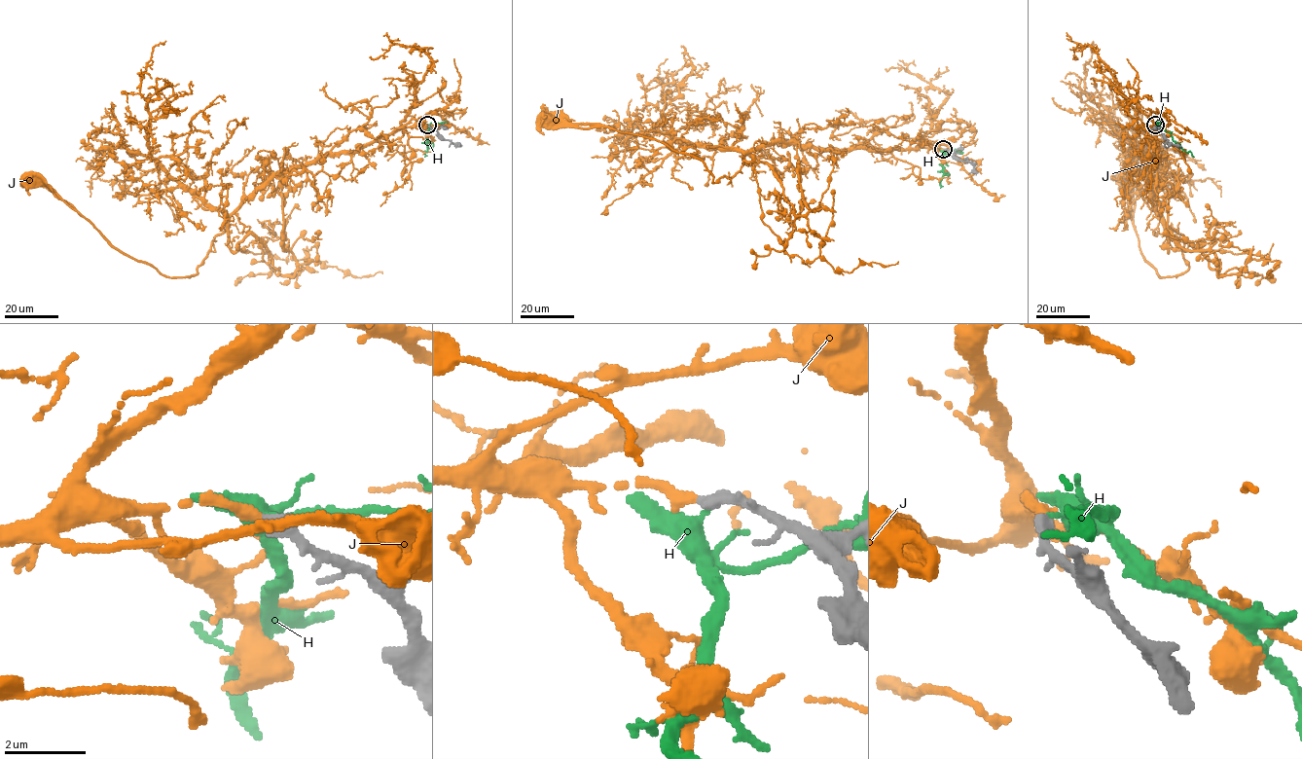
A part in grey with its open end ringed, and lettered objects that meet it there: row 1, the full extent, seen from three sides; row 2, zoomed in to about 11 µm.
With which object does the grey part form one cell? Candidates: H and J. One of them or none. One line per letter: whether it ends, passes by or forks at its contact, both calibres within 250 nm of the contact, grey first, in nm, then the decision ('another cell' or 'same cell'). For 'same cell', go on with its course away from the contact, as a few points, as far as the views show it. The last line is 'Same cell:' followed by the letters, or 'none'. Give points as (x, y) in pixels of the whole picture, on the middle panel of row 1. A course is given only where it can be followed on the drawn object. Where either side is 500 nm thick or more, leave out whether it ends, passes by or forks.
H: it ends there; 380 nm thick on the grey side, 360 nm on the other; another cell
J: it ends there; 360 nm thick on the grey side, 280 nm on the other; same cell; it runs (943, 149), (821, 149), (774, 142), (753, 148), (741, 169), (713, 182), (702, 161), (661, 142), (547, 121)
Same cell: J

